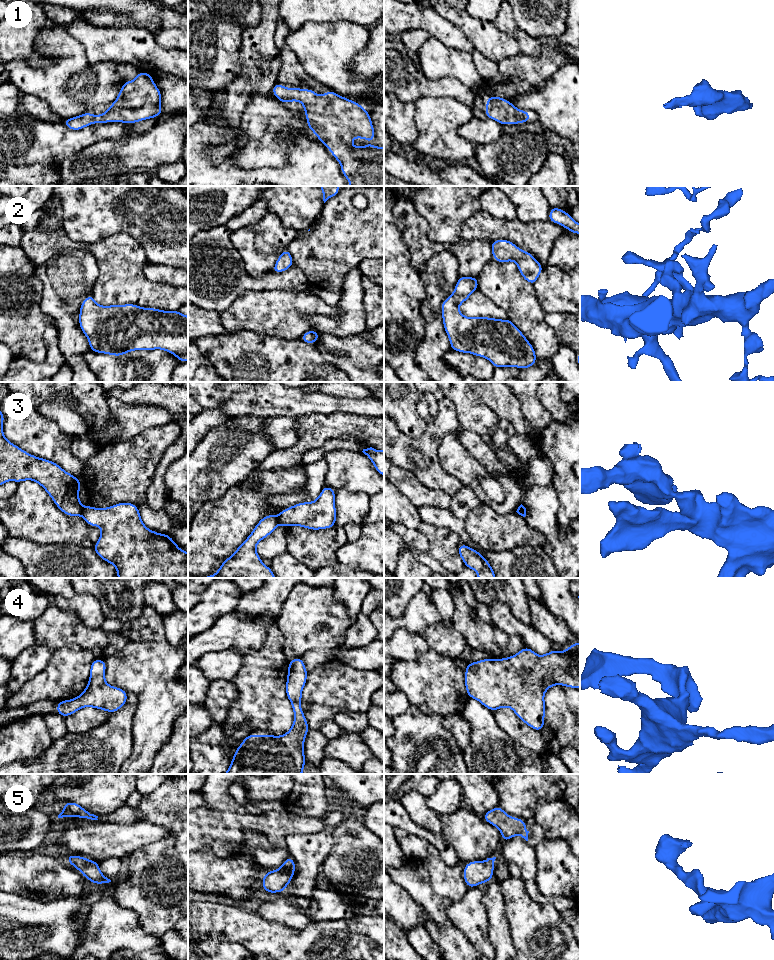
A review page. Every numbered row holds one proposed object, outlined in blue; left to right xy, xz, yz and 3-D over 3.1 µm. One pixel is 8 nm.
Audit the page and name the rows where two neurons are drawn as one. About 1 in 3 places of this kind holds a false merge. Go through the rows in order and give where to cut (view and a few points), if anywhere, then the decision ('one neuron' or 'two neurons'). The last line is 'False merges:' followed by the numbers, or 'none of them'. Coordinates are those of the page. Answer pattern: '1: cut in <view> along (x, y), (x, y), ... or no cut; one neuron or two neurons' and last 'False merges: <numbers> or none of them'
1: no cut; one neuron
2: no cut; one neuron
3: cut in xy along (83, 507), (80, 515); two neurons
4: no cut; one neuron
5: no cut; one neuron
False merges: 3

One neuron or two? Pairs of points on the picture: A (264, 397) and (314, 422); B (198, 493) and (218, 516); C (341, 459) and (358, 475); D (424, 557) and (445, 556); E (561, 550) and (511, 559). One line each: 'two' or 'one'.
A: two
B: two
C: one
D: two
E: two

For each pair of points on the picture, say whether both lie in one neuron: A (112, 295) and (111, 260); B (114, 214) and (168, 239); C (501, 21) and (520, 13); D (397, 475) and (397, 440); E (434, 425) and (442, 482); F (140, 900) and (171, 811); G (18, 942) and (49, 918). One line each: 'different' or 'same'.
A: same
B: same
C: different
D: different
E: same
F: same
G: same

